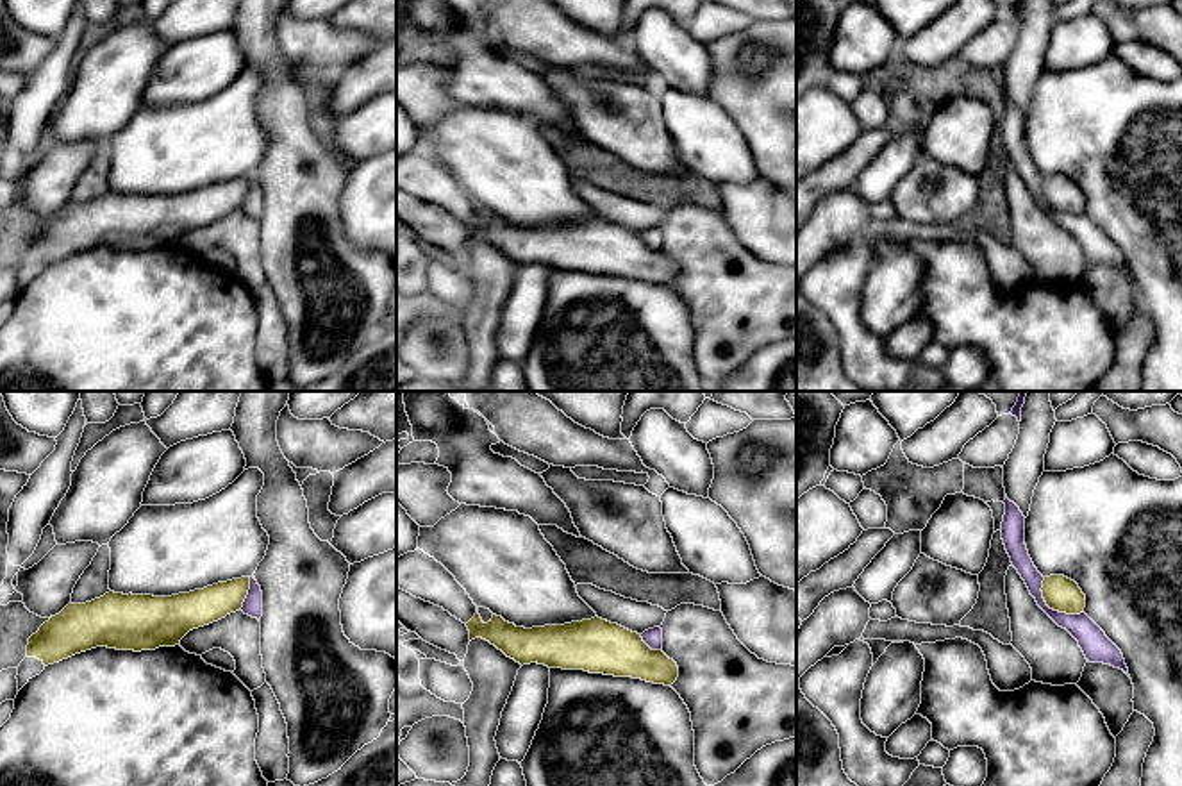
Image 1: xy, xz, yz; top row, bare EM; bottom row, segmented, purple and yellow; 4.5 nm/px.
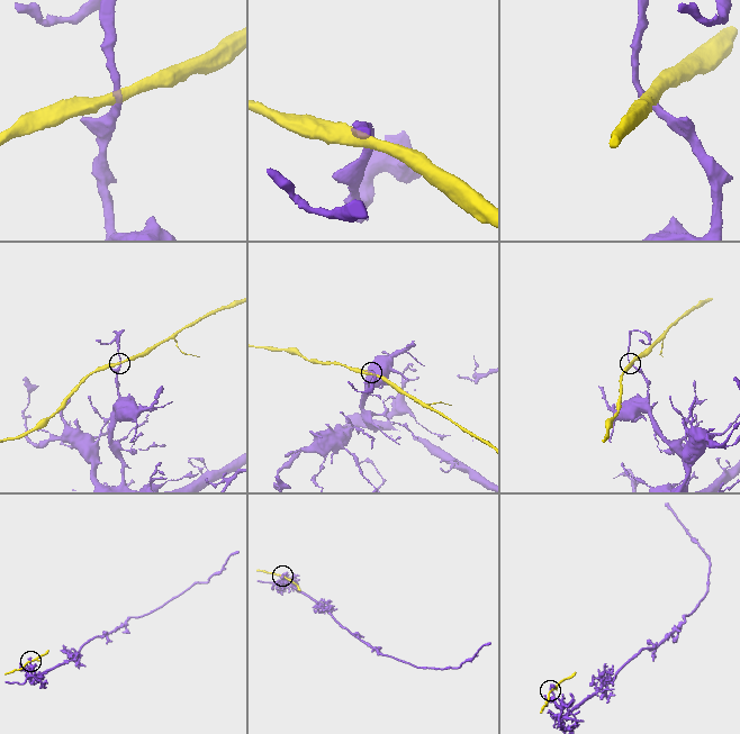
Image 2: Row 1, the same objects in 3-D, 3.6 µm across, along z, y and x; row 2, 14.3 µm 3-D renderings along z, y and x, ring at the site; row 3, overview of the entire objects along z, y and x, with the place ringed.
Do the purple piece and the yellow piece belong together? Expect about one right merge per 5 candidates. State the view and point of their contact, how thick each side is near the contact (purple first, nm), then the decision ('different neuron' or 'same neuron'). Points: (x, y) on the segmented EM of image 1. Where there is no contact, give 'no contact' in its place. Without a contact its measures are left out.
yz (1052, 610) | 130/160 nm | different neuron

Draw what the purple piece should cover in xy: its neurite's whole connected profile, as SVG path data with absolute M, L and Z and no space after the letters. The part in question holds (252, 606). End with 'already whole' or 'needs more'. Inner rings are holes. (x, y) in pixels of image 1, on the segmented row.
M250 577L250 590L243 602L241 611L257 620L261 620L262 616L262 591L254 577Z; already whole

